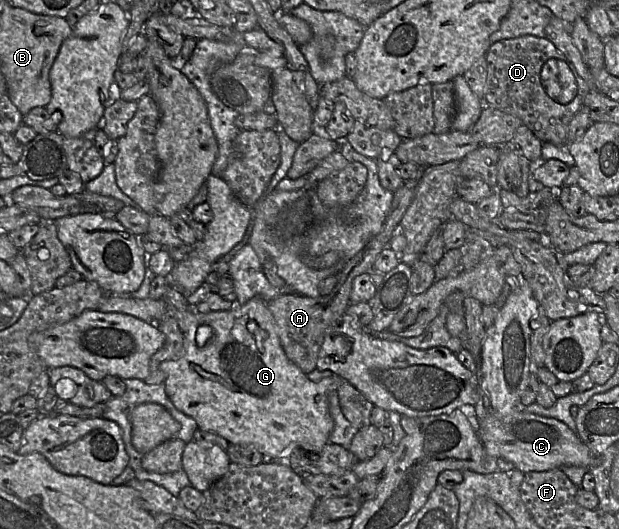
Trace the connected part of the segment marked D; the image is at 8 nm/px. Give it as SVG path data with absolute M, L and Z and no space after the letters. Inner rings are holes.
M524 35L491 44L486 53L487 81L485 99L496 109L520 118L523 124L543 143L557 146L570 145L568 143L568 127L583 106L585 95L590 92L588 84L579 76L575 67L546 37ZM549 59L559 59L567 62L577 83L577 94L565 105L551 99L541 84L541 69Z

